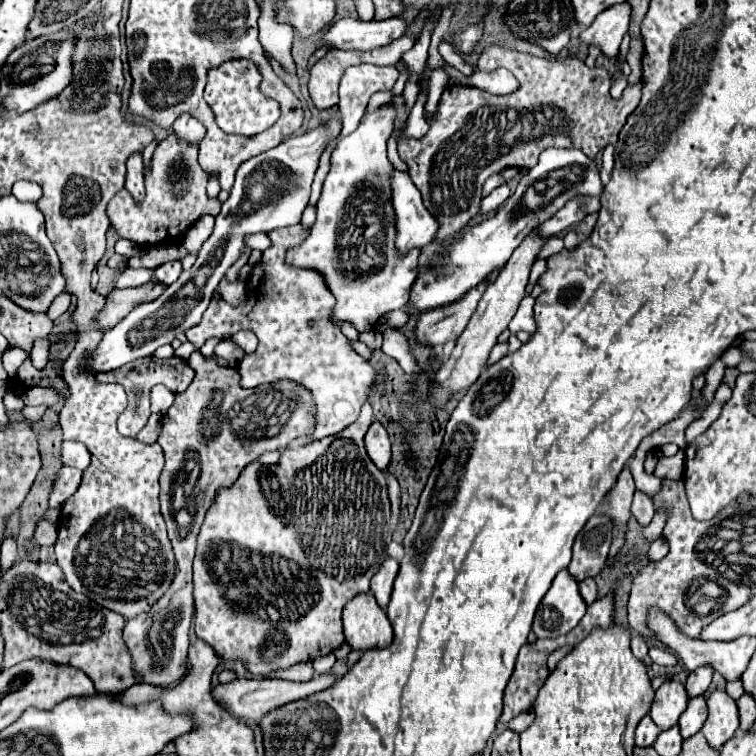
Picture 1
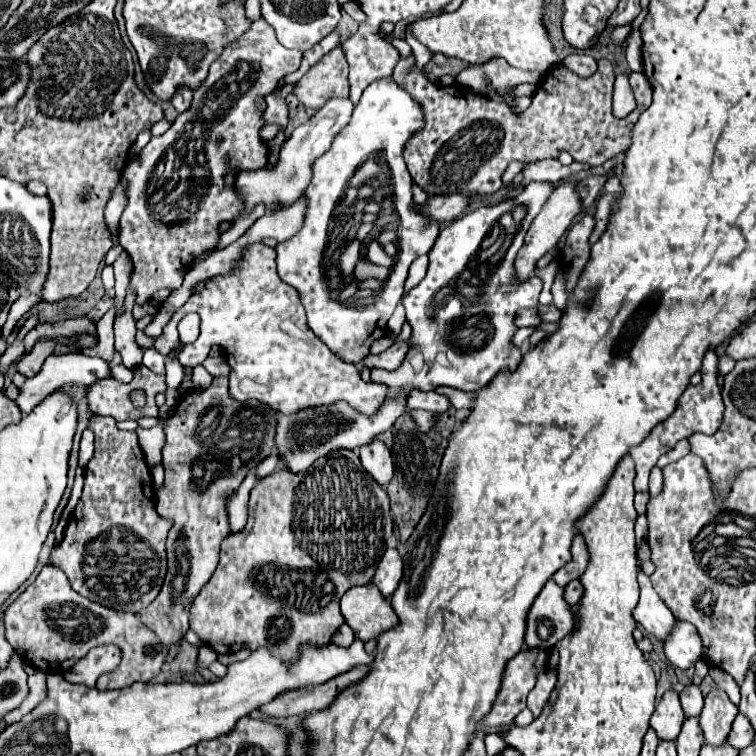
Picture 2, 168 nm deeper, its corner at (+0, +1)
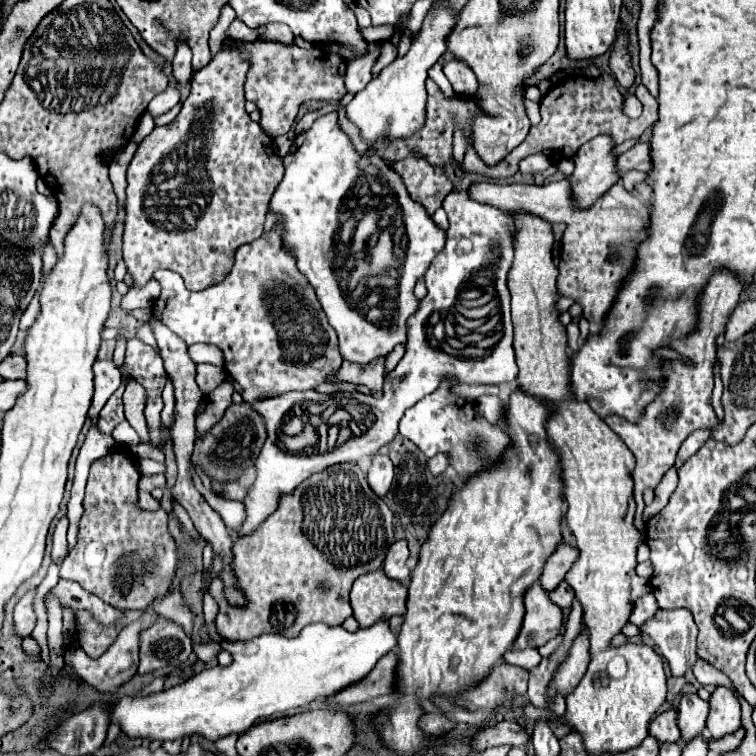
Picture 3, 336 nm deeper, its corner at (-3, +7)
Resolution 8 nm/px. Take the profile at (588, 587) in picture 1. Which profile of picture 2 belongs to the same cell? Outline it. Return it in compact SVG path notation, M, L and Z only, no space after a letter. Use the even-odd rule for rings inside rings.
M573 580L573 582L569 582L569 584L565 586L565 600L567 600L569 604L573 604L573 606L571 606L573 610L579 606L581 594L583 594L583 586L581 586L579 580Z

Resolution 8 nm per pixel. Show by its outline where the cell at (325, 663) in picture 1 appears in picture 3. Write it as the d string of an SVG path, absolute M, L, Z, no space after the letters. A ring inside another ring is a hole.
M378 620L368 628L358 628L356 632L348 632L342 626L328 624L312 624L306 626L296 638L262 634L248 642L230 642L232 664L222 668L214 666L198 672L194 678L154 696L132 698L124 696L112 706L112 718L120 722L122 732L130 738L150 738L150 740L176 740L190 734L200 734L208 740L218 740L228 734L242 734L258 718L268 718L272 714L280 714L292 708L300 708L310 704L316 698L328 698L336 692L348 688L348 684L360 682L368 672L376 666L384 654L388 654L398 644L398 634L390 628L388 620Z

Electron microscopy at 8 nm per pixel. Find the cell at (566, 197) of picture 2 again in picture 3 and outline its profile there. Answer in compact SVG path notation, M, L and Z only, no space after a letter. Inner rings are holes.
M596 136L576 152L574 156L576 170L568 178L574 190L576 206L588 208L612 184L620 180L612 152L614 152L612 136Z

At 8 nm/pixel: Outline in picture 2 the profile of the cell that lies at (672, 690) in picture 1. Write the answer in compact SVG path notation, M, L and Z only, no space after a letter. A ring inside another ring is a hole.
M667 690L651 716L651 728L661 740L675 740L681 732L683 720L685 714L681 710L679 694L675 690Z

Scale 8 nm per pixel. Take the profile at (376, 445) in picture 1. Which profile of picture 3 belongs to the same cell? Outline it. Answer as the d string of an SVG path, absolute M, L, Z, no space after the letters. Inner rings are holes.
M374 456L372 468L368 470L368 484L372 486L376 496L382 498L390 490L392 478L394 478L394 466L392 466L390 458L388 456Z

